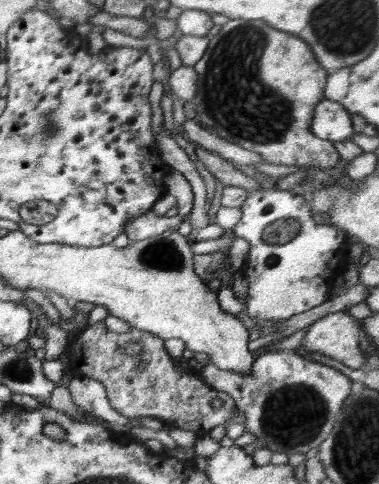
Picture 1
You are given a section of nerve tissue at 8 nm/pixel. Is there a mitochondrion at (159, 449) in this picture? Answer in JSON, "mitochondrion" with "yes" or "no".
{"mitochondrion":"no"}

